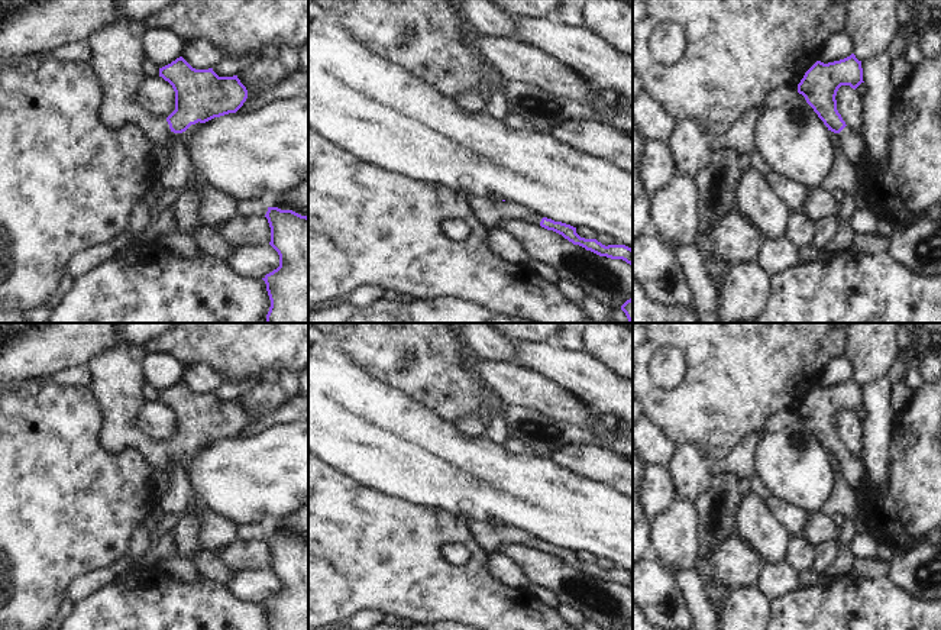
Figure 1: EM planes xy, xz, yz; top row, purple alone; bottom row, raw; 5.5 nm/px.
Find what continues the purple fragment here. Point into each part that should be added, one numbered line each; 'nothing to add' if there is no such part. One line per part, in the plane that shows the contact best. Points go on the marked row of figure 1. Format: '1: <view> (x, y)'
1: xy (117, 48)

